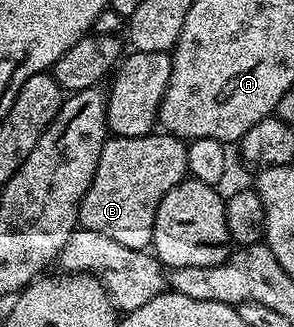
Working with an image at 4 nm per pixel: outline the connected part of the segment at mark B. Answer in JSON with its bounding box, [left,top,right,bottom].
[78,133,188,251]

